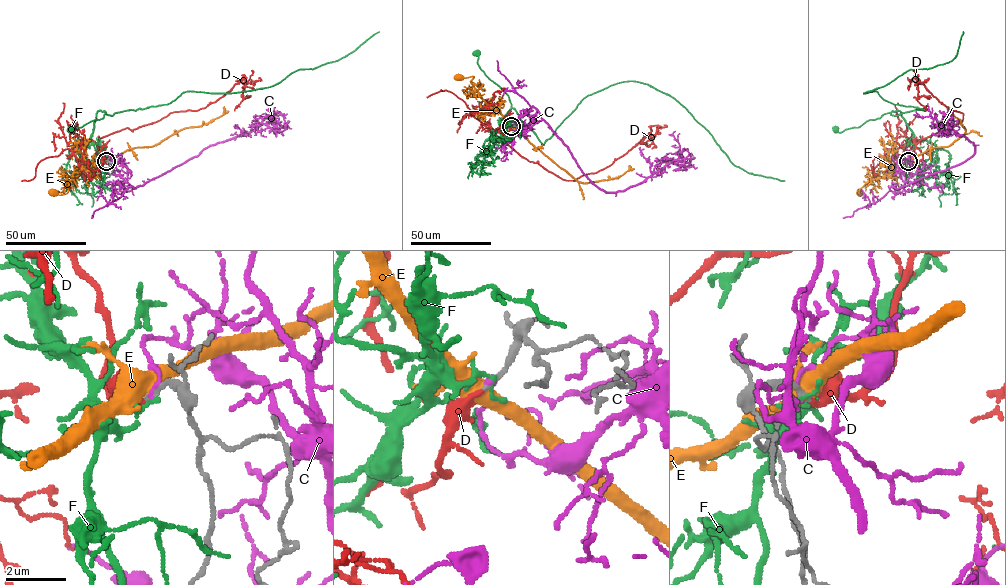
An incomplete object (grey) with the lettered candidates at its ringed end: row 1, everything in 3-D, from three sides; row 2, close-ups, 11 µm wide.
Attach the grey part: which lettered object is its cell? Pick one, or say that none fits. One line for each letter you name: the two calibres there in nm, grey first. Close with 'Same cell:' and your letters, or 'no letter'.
D: Thickness 180 nm (grey) against 240 nm
Same cell: D

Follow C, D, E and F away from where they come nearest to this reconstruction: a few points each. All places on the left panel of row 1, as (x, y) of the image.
C: (106, 160), (136, 188), (206, 148), (263, 124), (282, 131), (284, 115), (275, 114), (280, 112)
D: (106, 161), (97, 144), (100, 138), (155, 122), (173, 112), (204, 108), (245, 79), (243, 100), (234, 111)
E: (106, 161), (90, 170), (82, 168), (77, 176), (66, 183), (66, 193), (54, 193)
F: (106, 161), (103, 162), (90, 140), (96, 112), (104, 111), (103, 118), (73, 129), (73, 132), (71, 129)

